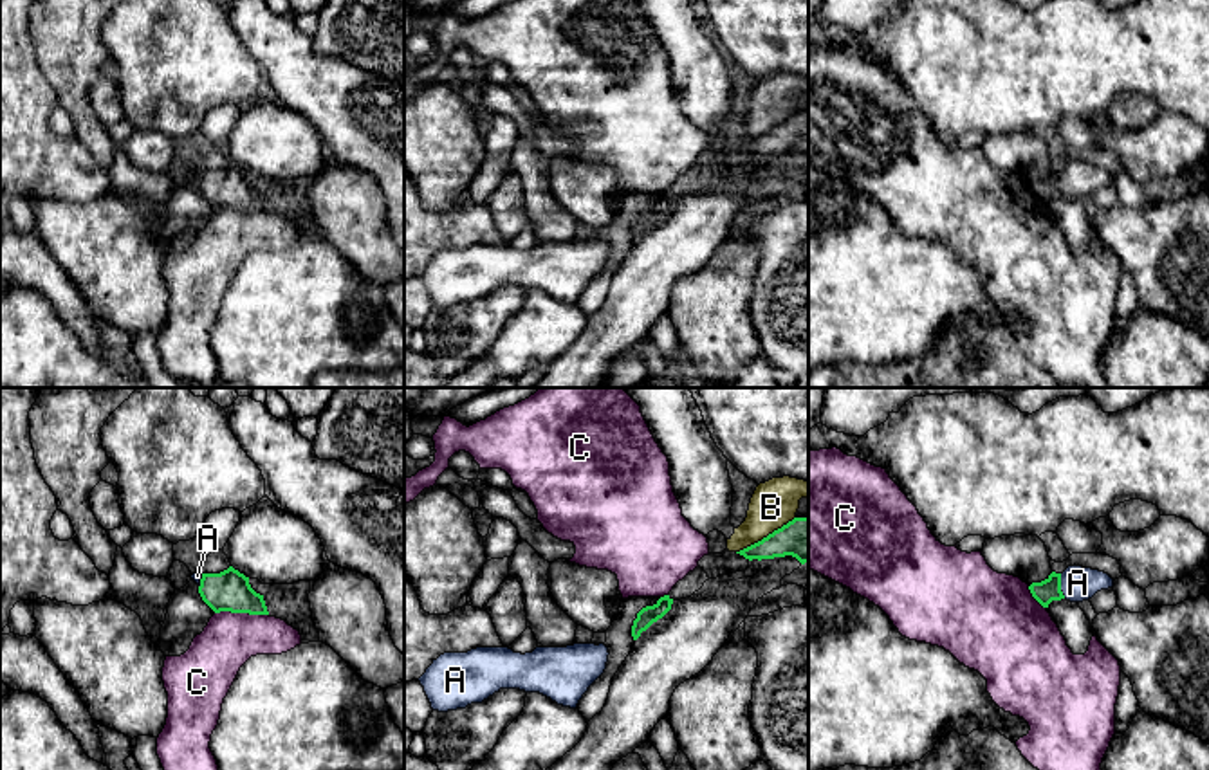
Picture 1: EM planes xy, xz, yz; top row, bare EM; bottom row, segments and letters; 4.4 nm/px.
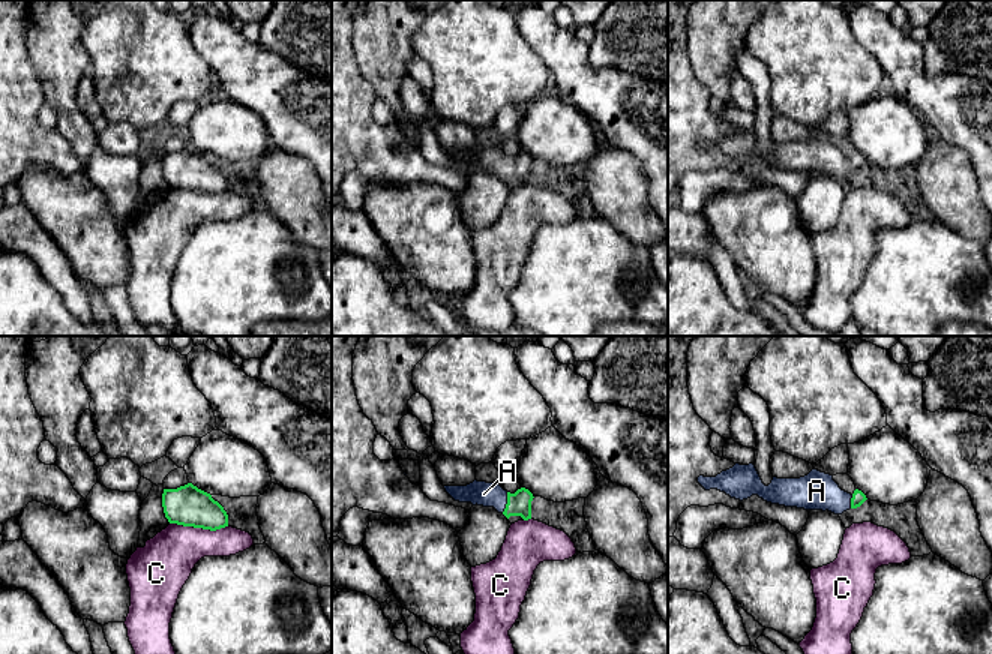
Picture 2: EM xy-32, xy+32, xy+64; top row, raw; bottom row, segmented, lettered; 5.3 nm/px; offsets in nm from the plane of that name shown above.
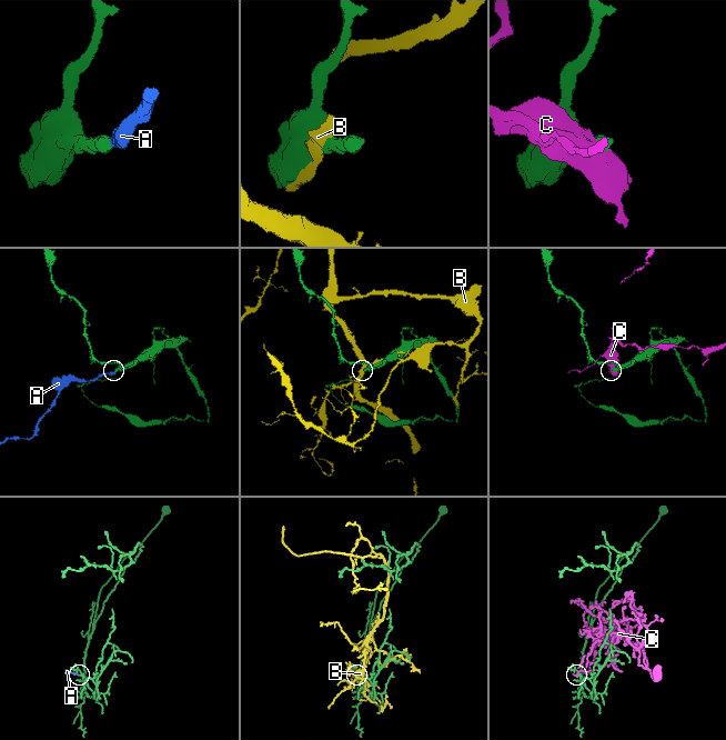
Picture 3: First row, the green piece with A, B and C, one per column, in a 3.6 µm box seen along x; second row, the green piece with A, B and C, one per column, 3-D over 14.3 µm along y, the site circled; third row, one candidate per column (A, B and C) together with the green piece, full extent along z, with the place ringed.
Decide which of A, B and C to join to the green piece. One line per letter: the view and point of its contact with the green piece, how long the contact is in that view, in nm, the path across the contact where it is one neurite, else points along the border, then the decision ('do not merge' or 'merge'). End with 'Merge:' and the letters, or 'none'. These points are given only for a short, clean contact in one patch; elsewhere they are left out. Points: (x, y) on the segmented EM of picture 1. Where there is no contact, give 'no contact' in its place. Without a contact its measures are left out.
A: contact yz (1060, 586); length 110 nm; way yz (1045, 592), (1060, 586), (1078, 583); merge
B: contact xz (767, 536); length 300 nm; do not merge
C: contact xy (242, 612); length 240 nm; do not merge
Merge: A

